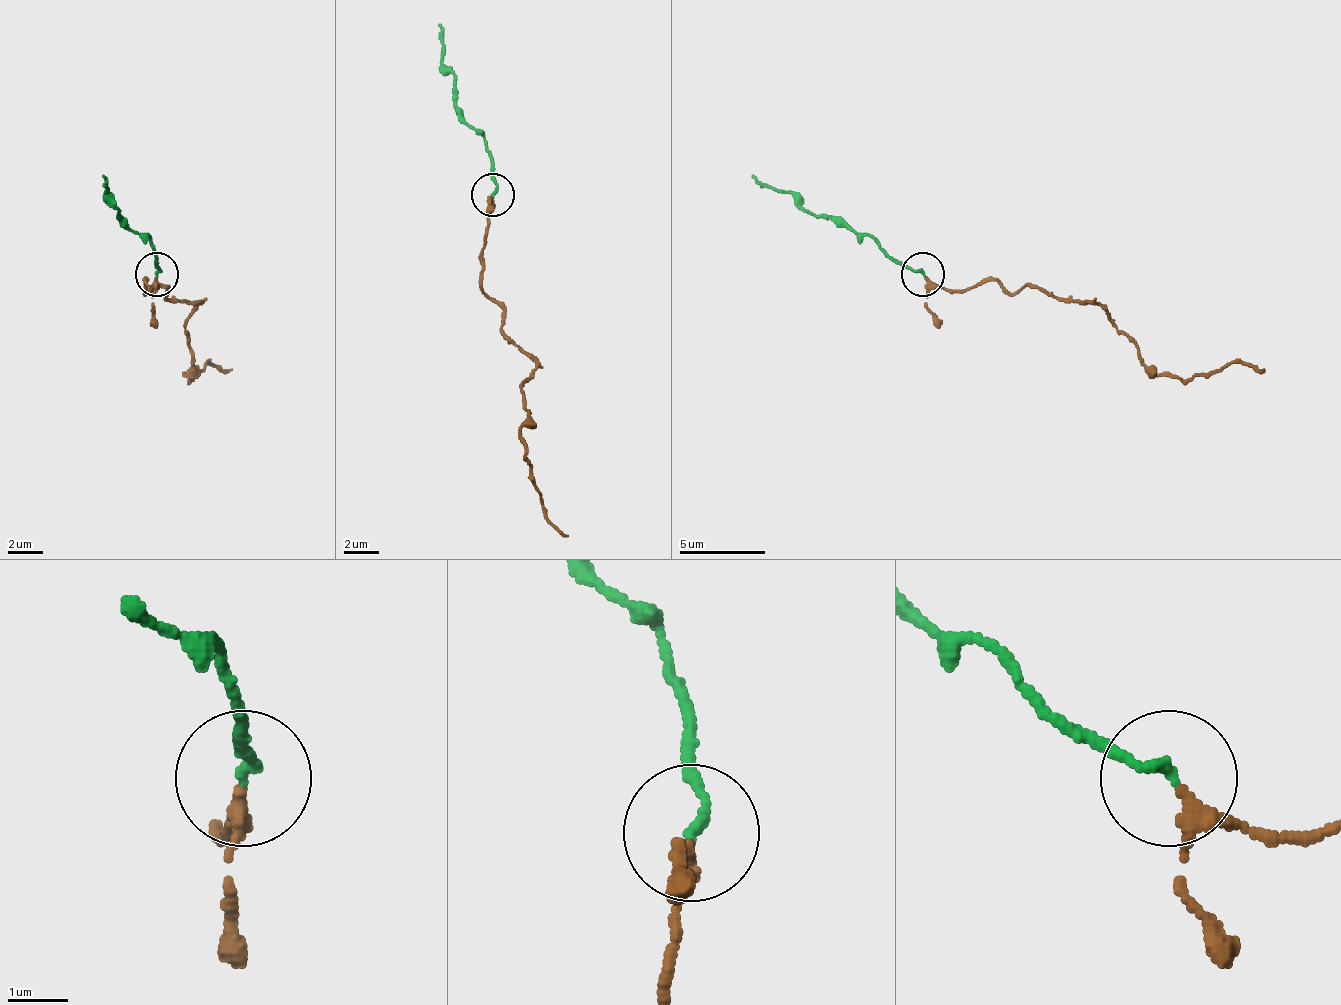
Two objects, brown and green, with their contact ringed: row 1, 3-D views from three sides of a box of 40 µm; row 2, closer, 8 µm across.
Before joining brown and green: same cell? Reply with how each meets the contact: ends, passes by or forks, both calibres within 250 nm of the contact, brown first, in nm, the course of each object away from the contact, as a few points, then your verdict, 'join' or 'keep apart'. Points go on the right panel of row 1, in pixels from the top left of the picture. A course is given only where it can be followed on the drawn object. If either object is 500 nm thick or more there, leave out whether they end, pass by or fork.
brown passes by; green ends there; 220 nm thick on the brown side, 160 nm on the other; brown runs (923, 275), (945, 288), (1031, 284), (1096, 305), (1157, 375), (1243, 362), (1265, 370); green runs (923, 275), (902, 267), (871, 236), (833, 215), (811, 215), (789, 193), (763, 189), (750, 176); join

